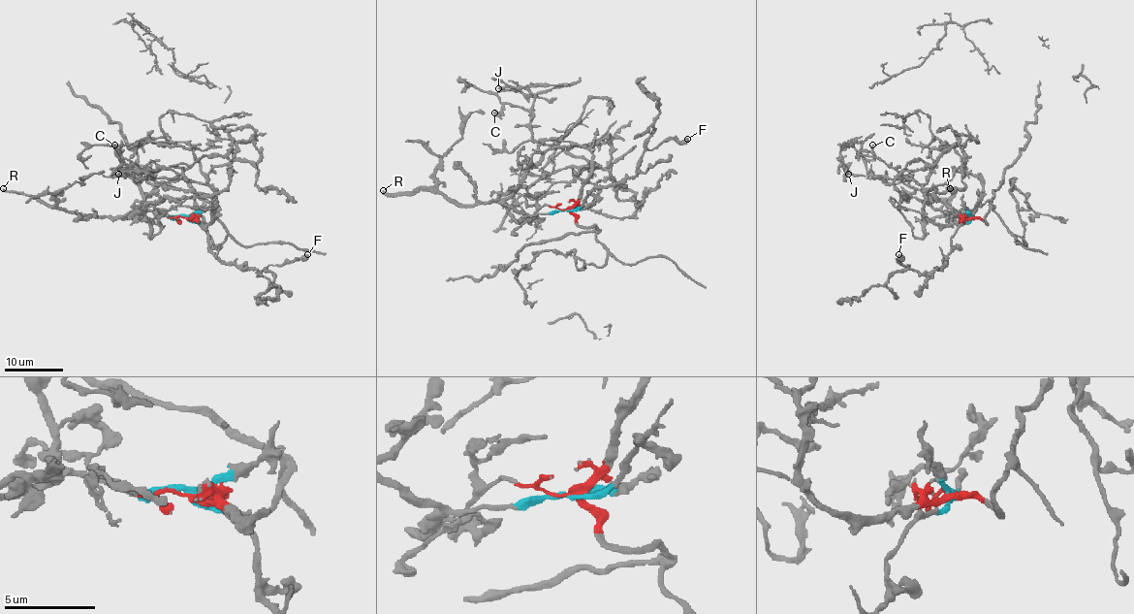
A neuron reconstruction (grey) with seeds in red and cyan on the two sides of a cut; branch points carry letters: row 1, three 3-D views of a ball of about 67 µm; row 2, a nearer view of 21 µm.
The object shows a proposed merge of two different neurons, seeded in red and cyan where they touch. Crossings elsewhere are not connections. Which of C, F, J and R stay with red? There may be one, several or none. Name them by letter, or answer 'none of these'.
C, J

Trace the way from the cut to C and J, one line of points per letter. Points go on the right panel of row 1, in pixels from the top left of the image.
C: (969, 217), (931, 222), (914, 179), (870, 174), (863, 159), (873, 158), (871, 145)
J: (969, 217), (952, 225), (931, 222), (923, 210), (925, 191), (914, 179), (857, 176), (847, 171), (848, 174)

